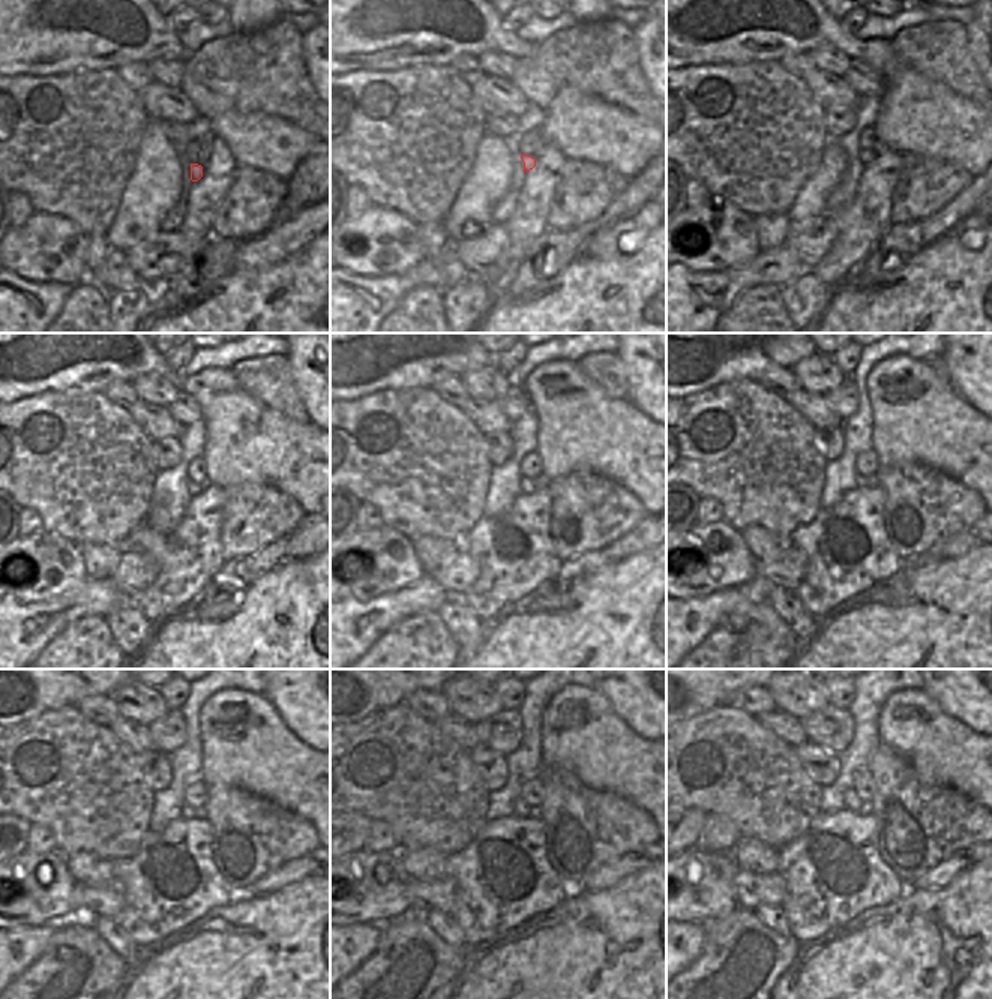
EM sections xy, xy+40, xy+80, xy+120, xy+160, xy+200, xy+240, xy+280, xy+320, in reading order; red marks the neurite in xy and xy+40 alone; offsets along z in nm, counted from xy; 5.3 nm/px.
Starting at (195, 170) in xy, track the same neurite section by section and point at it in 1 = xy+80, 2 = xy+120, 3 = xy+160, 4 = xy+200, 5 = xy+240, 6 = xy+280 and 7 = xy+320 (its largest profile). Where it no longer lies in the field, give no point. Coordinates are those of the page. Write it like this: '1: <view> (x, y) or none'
1: xy+80 (866, 155)
2: xy+120 (194, 489)
3: xy+160 (527, 485)
4: xy+200 (862, 480)
5: xy+240 (188, 812)
6: xy+280 (521, 809)
7: xy+320 (853, 801)

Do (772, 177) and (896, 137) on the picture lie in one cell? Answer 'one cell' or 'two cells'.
two cells

